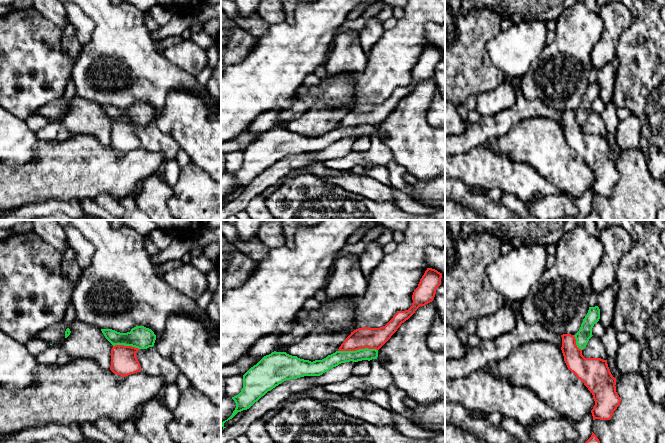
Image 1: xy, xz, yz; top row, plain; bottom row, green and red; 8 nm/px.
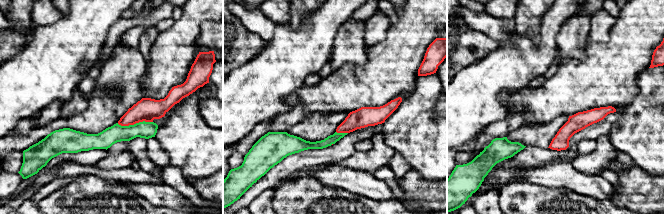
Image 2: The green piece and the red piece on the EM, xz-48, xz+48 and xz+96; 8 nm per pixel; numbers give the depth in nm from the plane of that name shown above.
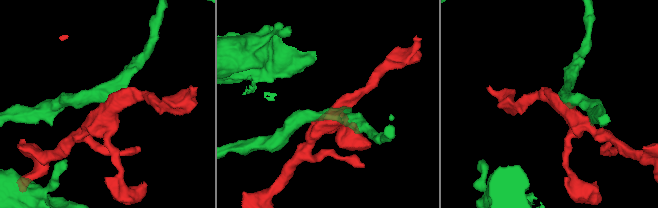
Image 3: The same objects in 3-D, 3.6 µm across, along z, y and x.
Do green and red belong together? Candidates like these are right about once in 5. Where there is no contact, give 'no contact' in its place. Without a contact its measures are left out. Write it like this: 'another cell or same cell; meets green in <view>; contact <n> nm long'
another cell; meets green in xz; contact 320 nm long

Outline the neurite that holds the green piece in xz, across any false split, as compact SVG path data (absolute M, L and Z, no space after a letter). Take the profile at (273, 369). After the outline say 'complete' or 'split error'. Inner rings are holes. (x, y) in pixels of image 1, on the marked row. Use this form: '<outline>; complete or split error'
M365 348L365 349L359 349L359 350L356 350L356 351L336 351L336 352L335 352L335 353L333 353L333 354L331 354L331 355L328 355L328 356L327 356L327 357L326 357L326 358L324 358L324 359L322 359L322 360L315 360L315 361L313 361L313 362L311 362L311 361L309 361L309 360L304 360L304 359L300 359L300 358L298 358L298 357L297 357L297 356L292 356L292 355L289 355L289 354L287 354L287 353L286 353L286 352L276 352L276 351L274 351L274 352L272 352L272 353L271 353L271 354L269 354L269 355L266 355L266 356L264 356L264 357L263 357L263 358L262 358L262 359L261 359L261 360L260 360L260 361L259 361L259 362L258 362L258 363L257 363L257 364L256 364L256 365L254 365L254 366L253 366L253 367L251 367L251 368L250 368L250 369L249 369L249 370L248 370L248 371L247 371L247 372L246 372L246 373L245 373L245 374L244 374L244 375L243 375L243 388L242 388L242 390L241 390L241 392L240 392L240 393L239 393L239 394L238 394L238 395L236 395L236 396L234 396L234 397L232 397L232 399L233 399L233 400L234 400L234 401L235 401L235 403L236 403L236 408L235 408L235 410L234 410L234 411L233 411L233 413L232 413L232 415L231 415L231 416L230 416L230 417L229 417L229 418L228 418L228 419L227 419L227 420L225 420L225 421L223 421L223 422L221 422L221 426L222 426L222 427L223 427L223 429L224 429L224 428L226 428L226 427L225 427L225 426L224 426L224 423L225 423L225 422L226 422L226 421L228 421L228 420L230 420L230 419L232 419L232 418L233 418L233 417L234 417L234 416L235 416L235 415L236 415L236 414L237 414L237 413L238 413L238 412L241 412L241 411L243 411L243 410L247 410L247 409L249 409L249 408L250 408L250 407L251 407L251 406L252 406L252 405L253 405L253 404L254 404L254 403L255 403L255 402L257 402L257 401L258 401L258 400L259 400L259 399L260 399L260 398L261 398L261 397L262 397L262 396L264 396L264 395L265 395L265 394L266 394L266 393L267 393L267 392L268 392L268 391L271 391L271 390L272 390L272 389L273 389L273 388L275 388L275 387L276 387L276 386L278 386L278 385L279 385L279 384L281 384L281 383L282 383L282 382L284 382L284 381L286 381L286 380L290 380L290 379L297 379L297 378L300 378L300 377L304 377L304 376L320 376L320 375L322 375L322 374L323 374L323 373L325 373L325 372L327 372L327 371L329 371L329 370L330 370L330 369L332 369L332 368L333 368L333 367L336 367L336 366L338 366L338 365L339 365L339 364L341 364L341 363L345 363L345 362L350 362L350 361L353 361L353 362L358 362L358 361L362 361L362 360L368 360L368 361L370 361L370 360L372 360L372 359L377 359L377 357L378 357L378 350L376 350L376 349L368 349L368 348Z; complete

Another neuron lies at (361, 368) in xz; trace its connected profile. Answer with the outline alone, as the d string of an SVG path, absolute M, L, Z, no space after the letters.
M362 360L357 362L352 370L351 374L356 375L356 376L365 376L367 375L371 370L371 365L368 360Z

